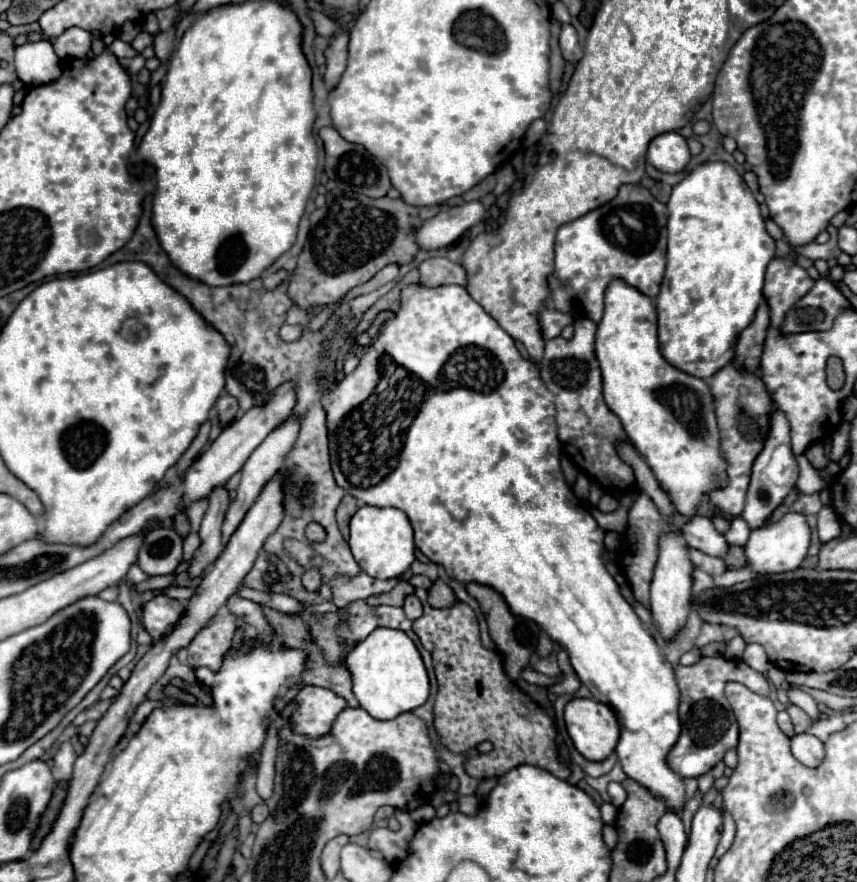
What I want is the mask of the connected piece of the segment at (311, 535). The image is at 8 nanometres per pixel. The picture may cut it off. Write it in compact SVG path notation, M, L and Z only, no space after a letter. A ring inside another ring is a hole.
M311 522L305 528L305 536L307 536L309 542L323 542L325 540L325 528L317 522Z

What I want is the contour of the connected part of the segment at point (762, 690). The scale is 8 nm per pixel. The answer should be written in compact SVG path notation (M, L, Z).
M705 656L697 664L677 666L675 680L681 690L679 720L683 730L679 734L679 740L667 754L667 766L681 778L699 778L701 774L709 772L719 760L723 760L723 754L727 750L731 748L735 750L739 742L739 726L737 720L733 718L733 712L723 692L725 684L739 682L757 694L769 694L771 684L761 672L749 668L743 660L729 660L725 656L717 656L717 658Z

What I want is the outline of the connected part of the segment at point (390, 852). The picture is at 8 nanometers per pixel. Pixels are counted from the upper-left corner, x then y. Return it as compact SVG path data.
M396 809L395 818L400 824L399 830L393 832L389 828L373 828L369 832L369 848L377 848L387 862L399 862L409 854L409 842L417 830L417 822L411 820L408 811Z

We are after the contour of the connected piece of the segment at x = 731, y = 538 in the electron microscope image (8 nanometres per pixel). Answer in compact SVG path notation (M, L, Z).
M733 518L731 528L725 532L725 540L729 546L745 546L749 532L751 532L751 528L747 526L747 522L743 518Z

